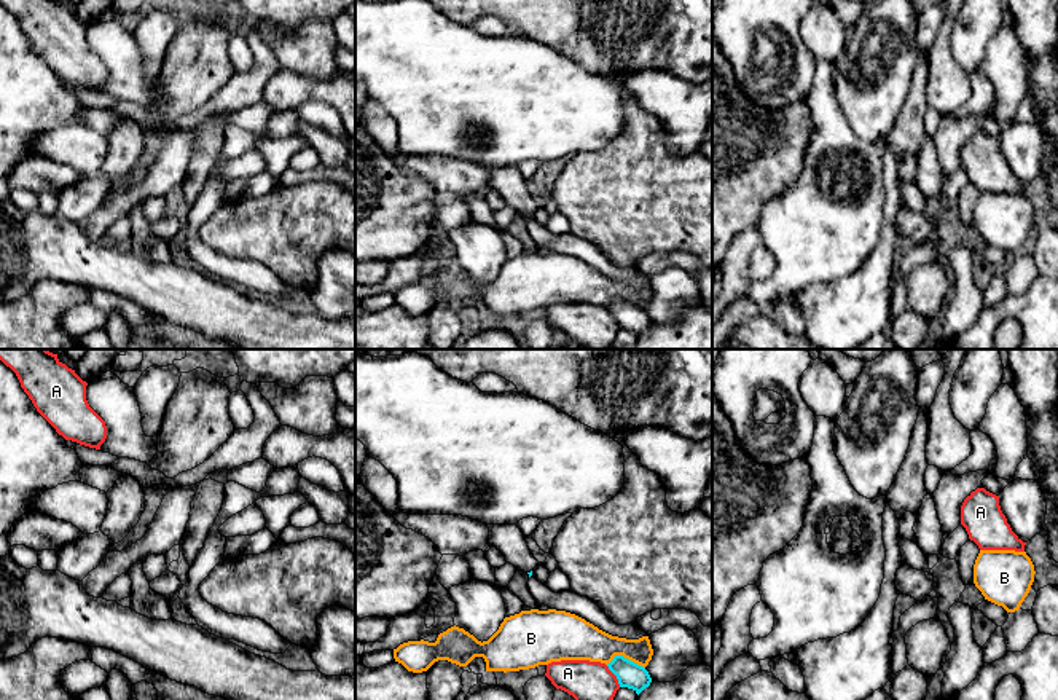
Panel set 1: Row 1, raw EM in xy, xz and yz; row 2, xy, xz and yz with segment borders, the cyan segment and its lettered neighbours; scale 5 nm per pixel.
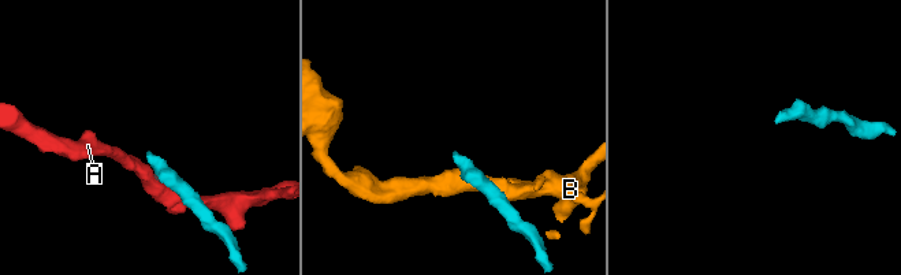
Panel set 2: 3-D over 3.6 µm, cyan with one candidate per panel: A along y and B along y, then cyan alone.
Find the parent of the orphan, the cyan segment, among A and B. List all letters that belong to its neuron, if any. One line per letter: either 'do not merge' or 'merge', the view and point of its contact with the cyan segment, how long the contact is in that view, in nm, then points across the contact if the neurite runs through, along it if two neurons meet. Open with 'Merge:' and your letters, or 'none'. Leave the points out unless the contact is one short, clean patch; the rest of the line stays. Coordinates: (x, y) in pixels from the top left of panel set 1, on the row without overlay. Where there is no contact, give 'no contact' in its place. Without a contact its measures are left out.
Merge: none
A: do not merge | xz (615, 318) | 130 nm
B: do not merge | xz (623, 300) | 200 nm

